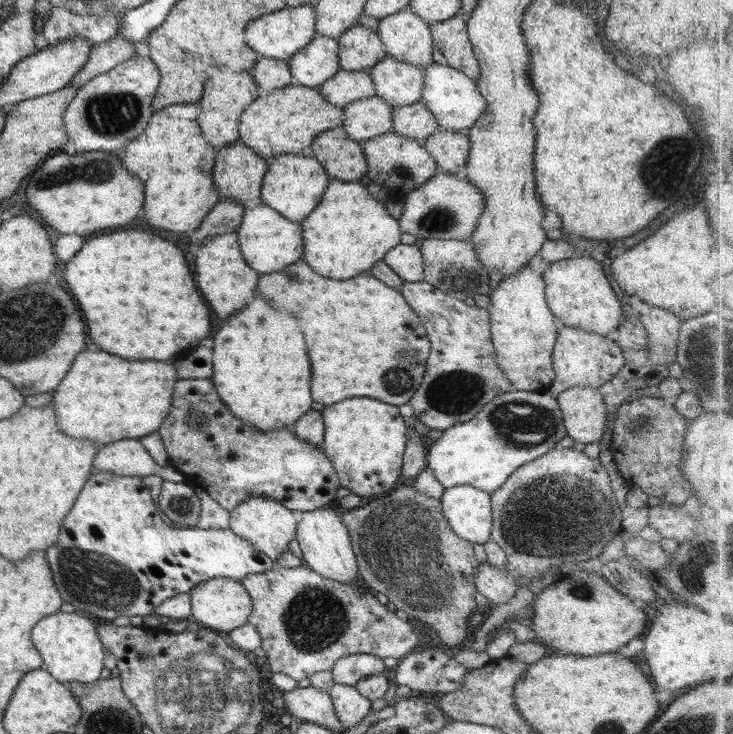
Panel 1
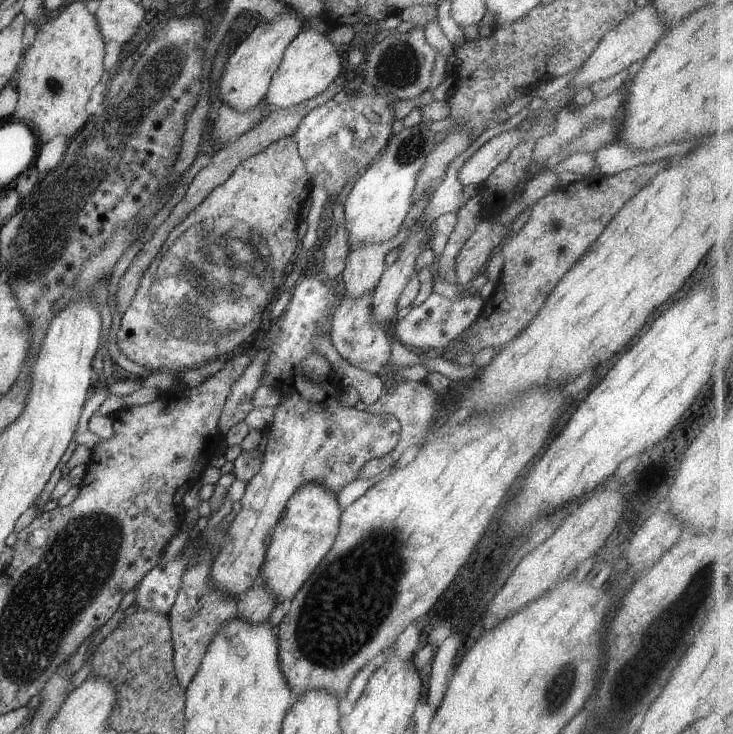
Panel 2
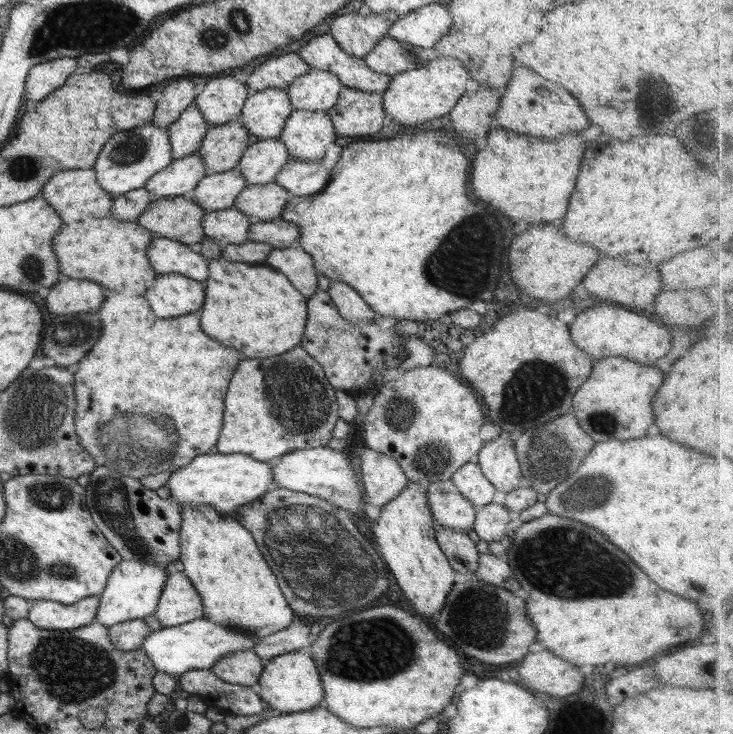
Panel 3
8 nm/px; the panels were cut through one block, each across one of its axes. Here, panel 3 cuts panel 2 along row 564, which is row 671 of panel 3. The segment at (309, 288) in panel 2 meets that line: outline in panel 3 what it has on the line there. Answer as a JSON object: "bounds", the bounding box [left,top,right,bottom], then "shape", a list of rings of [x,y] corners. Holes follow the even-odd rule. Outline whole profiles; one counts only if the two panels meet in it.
{"bounds":[209,650,265,687],"shape":[[[240,650],[216,660],[209,669],[224,682],[251,687],[259,682],[264,665],[265,662],[253,651]]]}

